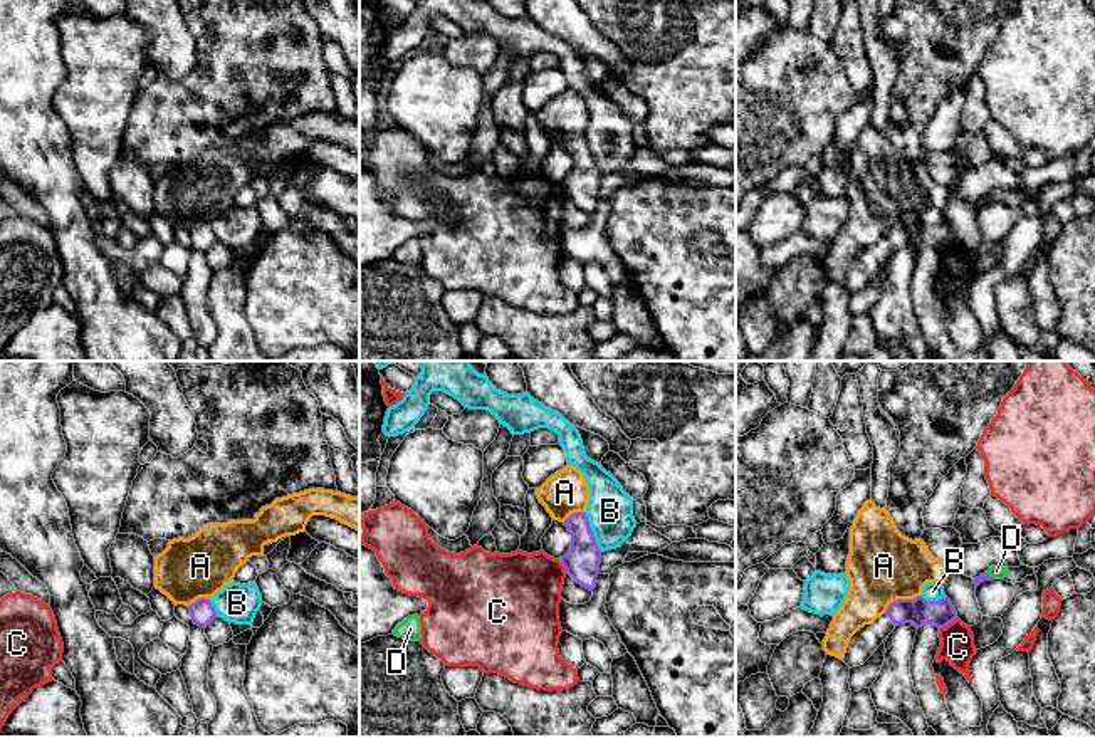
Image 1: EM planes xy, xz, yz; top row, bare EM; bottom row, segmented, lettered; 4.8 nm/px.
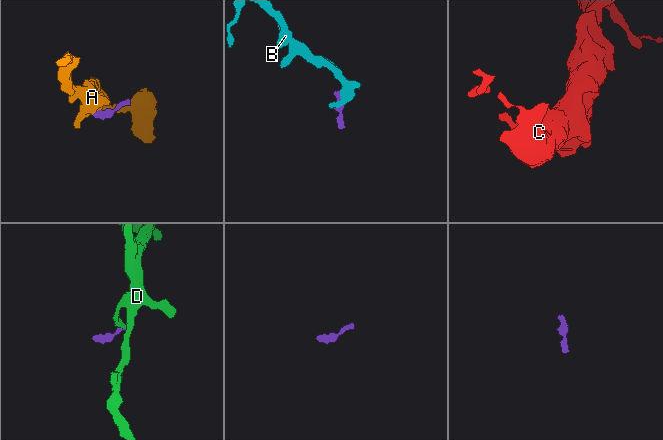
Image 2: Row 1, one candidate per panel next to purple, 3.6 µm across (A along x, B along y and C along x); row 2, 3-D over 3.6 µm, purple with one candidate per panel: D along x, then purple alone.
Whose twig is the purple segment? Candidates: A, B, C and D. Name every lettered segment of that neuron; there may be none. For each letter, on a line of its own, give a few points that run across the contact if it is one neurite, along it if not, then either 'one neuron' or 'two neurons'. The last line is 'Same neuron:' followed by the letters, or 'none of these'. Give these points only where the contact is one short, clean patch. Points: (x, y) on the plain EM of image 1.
A: line yz (912, 222), (897, 222), (884, 235); two neurons
B: line xz (583, 136), (602, 175); two neurons
C: line yz (958, 242), (939, 254); two neurons
D: line yz (984, 197), (995, 202); two neurons
Same neuron: none of these

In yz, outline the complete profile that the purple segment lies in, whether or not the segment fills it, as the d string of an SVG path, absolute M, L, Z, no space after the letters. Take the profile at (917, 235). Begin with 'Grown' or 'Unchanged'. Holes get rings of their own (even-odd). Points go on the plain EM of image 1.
Grown. M947 220L939 225L897 223L873 247L860 252L850 264L843 285L853 292L863 289L902 247L912 247L917 254L934 248L939 254L957 243L957 237Z

